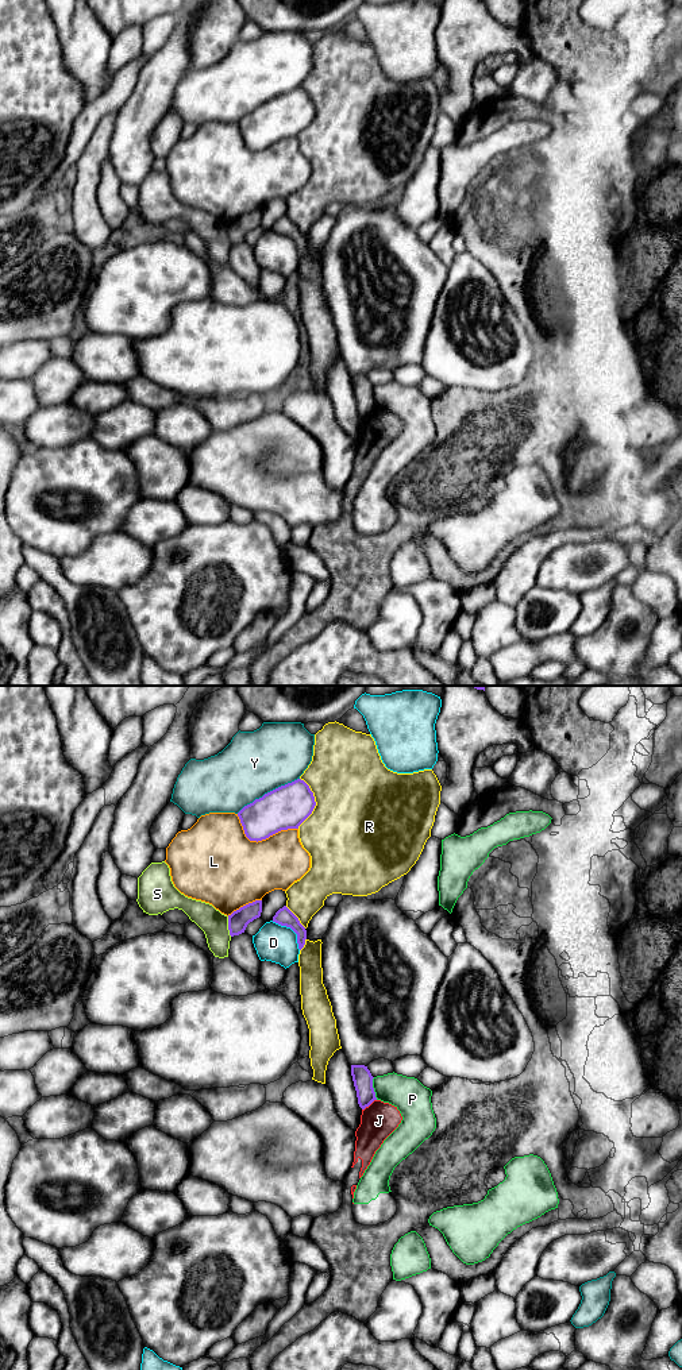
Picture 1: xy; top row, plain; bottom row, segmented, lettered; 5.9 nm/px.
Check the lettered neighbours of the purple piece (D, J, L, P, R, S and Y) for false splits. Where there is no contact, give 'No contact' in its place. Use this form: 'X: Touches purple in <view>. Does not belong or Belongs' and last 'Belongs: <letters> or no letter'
D: Touches purple in xy. Does not belong
J: Touches purple in xy. Does not belong
L: Touches purple in xy. Does not belong
P: Touches purple in xy. Does not belong
R: Touches purple in xy. Does not belong
S: Touches purple in xy. Does not belong
Y: Touches purple in xy. Does not belong
Belongs: no letter

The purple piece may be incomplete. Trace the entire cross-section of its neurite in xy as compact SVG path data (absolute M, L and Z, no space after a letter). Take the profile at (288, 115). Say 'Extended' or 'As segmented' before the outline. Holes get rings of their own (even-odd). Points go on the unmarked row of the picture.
As segmented. M297 88L244 115L238 126L246 146L258 151L281 139L298 138L315 115L309 94Z

